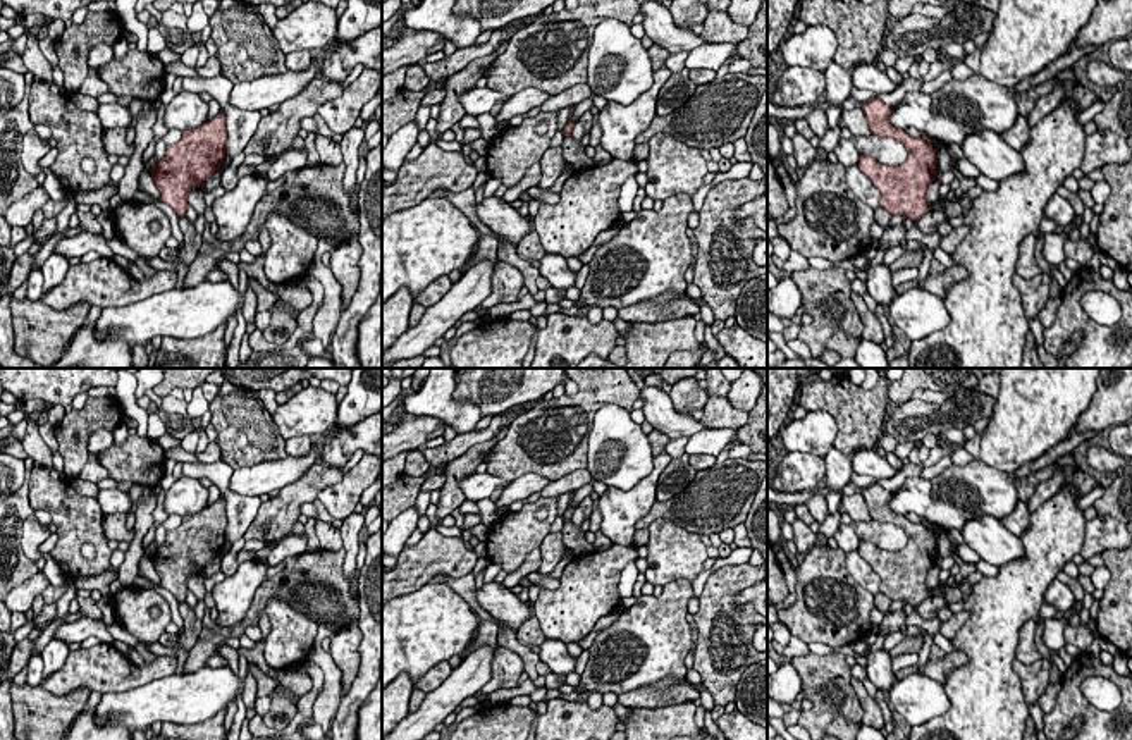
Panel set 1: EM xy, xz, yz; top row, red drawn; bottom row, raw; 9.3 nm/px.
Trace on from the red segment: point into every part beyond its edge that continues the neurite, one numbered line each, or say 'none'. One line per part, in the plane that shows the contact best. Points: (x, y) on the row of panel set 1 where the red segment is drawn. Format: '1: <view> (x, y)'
none

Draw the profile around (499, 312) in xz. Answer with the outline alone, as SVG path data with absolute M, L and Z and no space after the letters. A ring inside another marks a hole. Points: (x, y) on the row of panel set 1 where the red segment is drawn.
M526 294L521 299L518 299L516 303L495 305L495 306L489 308L489 317L492 320L504 320L513 311L516 311L516 310L532 310L538 303L540 301L535 301L532 294Z

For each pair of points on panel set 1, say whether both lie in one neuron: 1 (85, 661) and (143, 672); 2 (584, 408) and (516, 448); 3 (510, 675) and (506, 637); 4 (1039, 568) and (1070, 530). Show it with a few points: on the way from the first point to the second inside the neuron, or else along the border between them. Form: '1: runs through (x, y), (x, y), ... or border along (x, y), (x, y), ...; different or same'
1: runs through (98, 668), (129, 670); same
2: runs through (566, 422), (549, 439), (534, 443); same
3: border along (499, 646), (513, 651), (525, 670); different
4: runs through (1045, 560), (1062, 539); same

